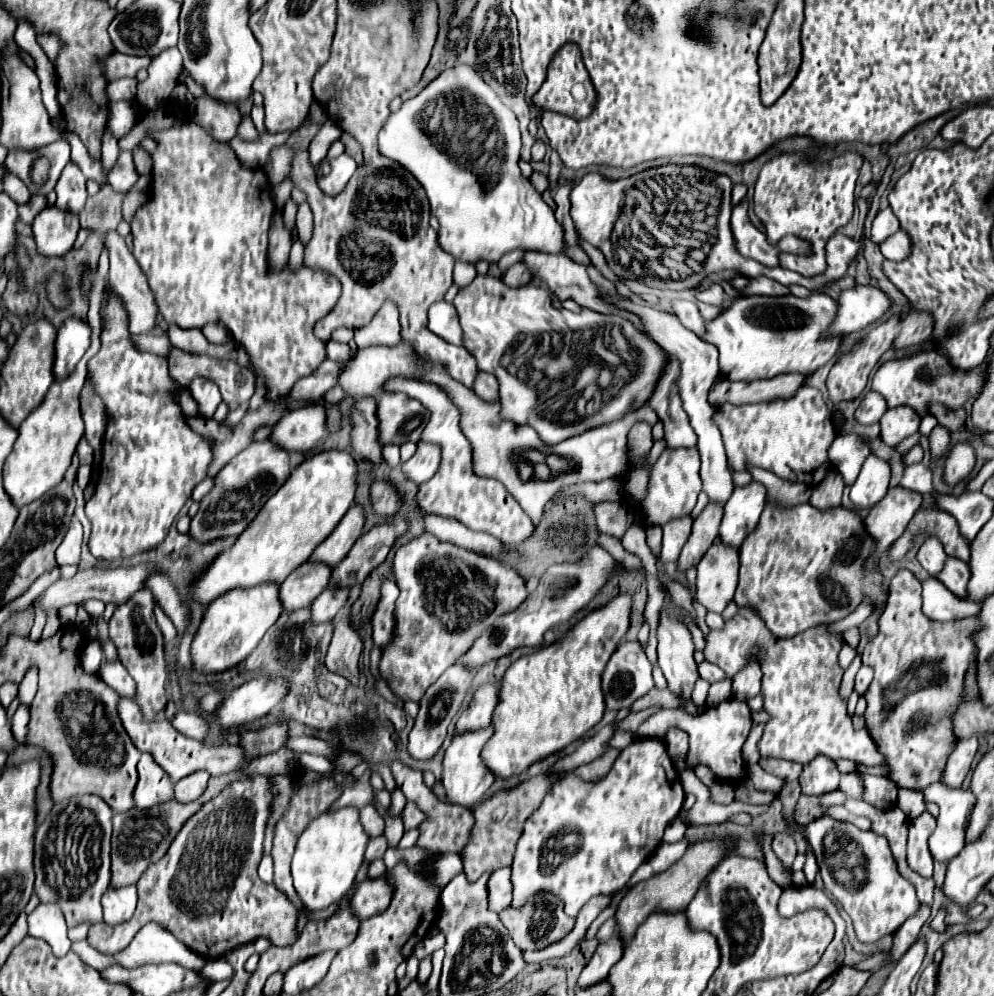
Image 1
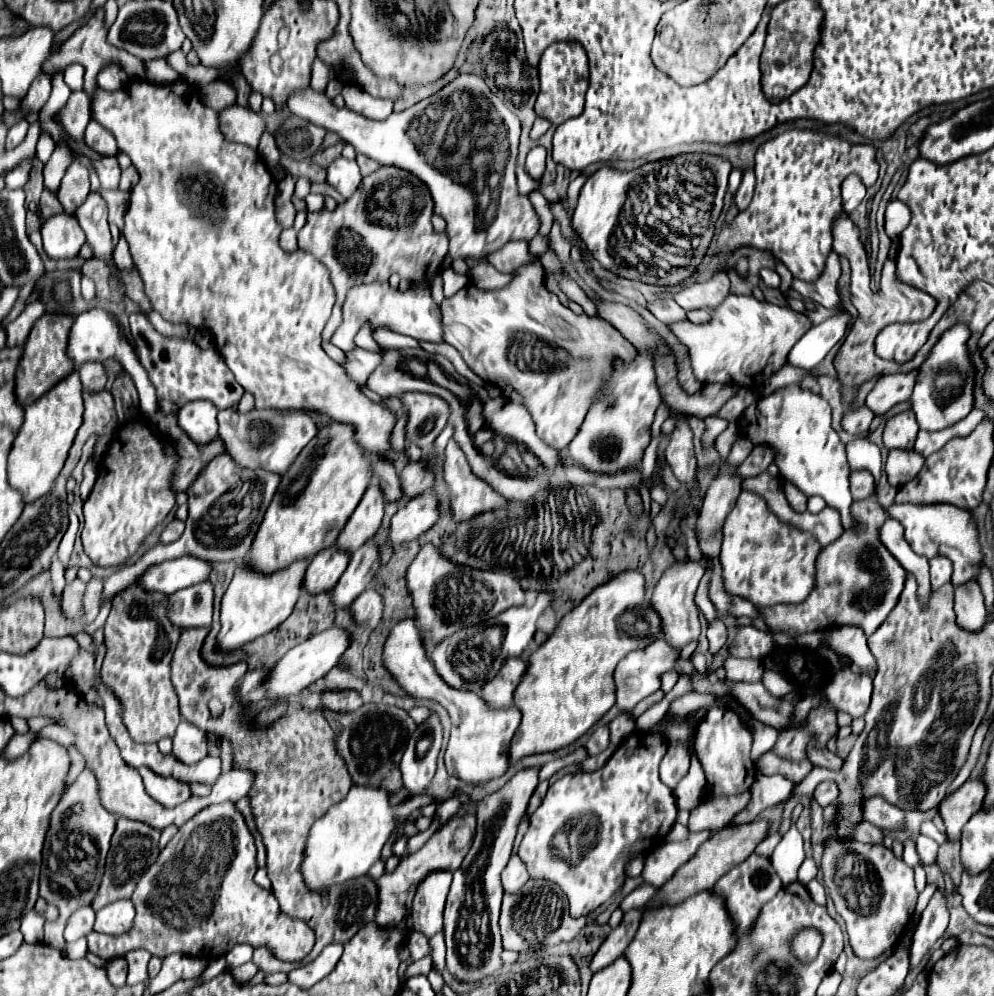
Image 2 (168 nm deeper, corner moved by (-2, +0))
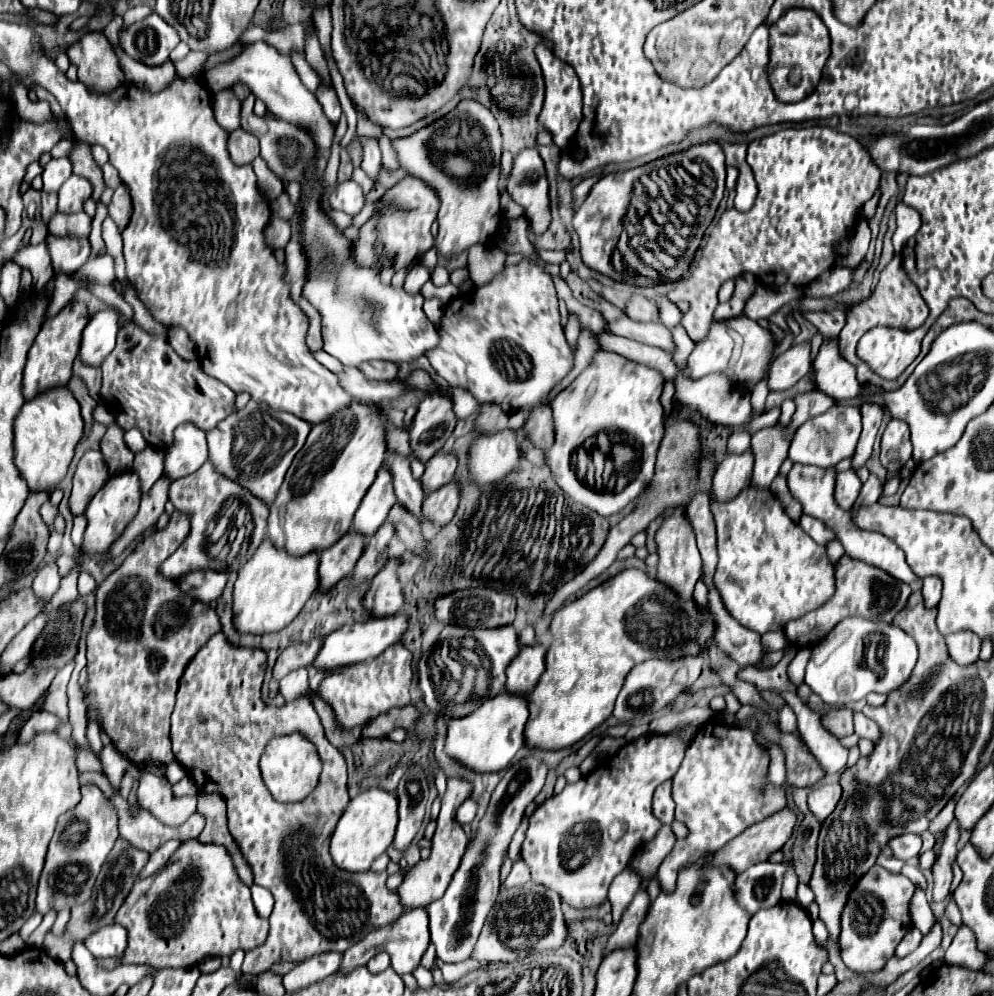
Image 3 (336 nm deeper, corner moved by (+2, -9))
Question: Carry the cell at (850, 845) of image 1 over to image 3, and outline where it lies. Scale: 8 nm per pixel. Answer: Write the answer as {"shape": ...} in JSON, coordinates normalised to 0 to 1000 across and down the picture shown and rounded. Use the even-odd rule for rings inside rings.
{"shape":[[[880,868],[868,879],[854,899],[854,905],[846,921],[846,961],[850,969],[860,977],[886,975],[892,963],[898,961],[900,951],[914,935],[914,905],[921,897],[919,887],[910,879],[894,877]]]}

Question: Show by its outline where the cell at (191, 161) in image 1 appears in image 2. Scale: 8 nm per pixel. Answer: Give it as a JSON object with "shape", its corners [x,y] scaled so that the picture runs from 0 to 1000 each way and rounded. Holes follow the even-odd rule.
{"shape":[[[138,80],[138,82],[124,86],[122,90],[116,90],[116,92],[98,90],[94,104],[92,104],[92,116],[100,124],[104,124],[108,131],[114,133],[120,151],[132,159],[134,167],[142,175],[138,187],[132,189],[132,203],[130,203],[130,211],[126,215],[124,235],[130,243],[134,263],[136,263],[136,267],[146,283],[146,295],[152,301],[154,311],[160,313],[172,325],[190,325],[196,329],[210,329],[214,335],[216,347],[222,353],[230,371],[236,376],[236,382],[242,384],[242,388],[257,398],[259,412],[305,412],[305,410],[319,412],[321,416],[327,416],[329,420],[335,420],[335,422],[345,424],[345,426],[353,426],[357,430],[357,440],[361,442],[361,446],[367,452],[371,452],[373,456],[393,460],[397,464],[401,460],[401,454],[397,454],[391,448],[391,436],[397,428],[395,414],[391,414],[383,406],[369,402],[363,396],[359,384],[349,380],[345,369],[339,363],[335,363],[327,355],[327,351],[323,349],[323,331],[327,329],[327,323],[331,321],[331,315],[333,315],[335,305],[337,305],[337,291],[335,291],[335,285],[331,285],[331,271],[327,271],[327,267],[323,267],[323,263],[319,263],[319,259],[315,259],[313,255],[307,255],[307,253],[293,253],[293,255],[289,253],[287,255],[281,249],[283,229],[277,221],[277,205],[275,205],[279,191],[277,191],[277,195],[273,195],[275,177],[269,173],[269,167],[267,167],[263,155],[251,147],[228,143],[220,133],[218,112],[208,108],[206,104],[202,104],[198,92],[182,80],[168,84],[168,86],[158,86],[154,82],[148,82],[148,80]]]}

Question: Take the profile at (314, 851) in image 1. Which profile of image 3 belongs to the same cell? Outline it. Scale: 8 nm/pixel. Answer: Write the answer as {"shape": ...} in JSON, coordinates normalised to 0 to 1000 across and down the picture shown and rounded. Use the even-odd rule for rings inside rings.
{"shape":[[[373,790],[351,804],[333,840],[333,860],[347,874],[371,874],[373,866],[389,854],[399,830],[399,798],[381,790]]]}

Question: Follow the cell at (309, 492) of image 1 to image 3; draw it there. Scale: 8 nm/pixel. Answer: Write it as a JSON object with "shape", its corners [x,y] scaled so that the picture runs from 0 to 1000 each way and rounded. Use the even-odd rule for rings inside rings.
{"shape":[[[355,403],[327,425],[311,433],[307,449],[297,457],[271,515],[271,541],[291,557],[325,553],[353,531],[355,517],[379,479],[389,455],[387,417],[377,405]]]}

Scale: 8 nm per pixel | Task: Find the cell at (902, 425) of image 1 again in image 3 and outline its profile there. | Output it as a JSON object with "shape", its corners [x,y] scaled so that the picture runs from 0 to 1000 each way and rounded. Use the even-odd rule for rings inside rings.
{"shape":[[[896,421],[886,439],[886,465],[894,475],[902,475],[916,461],[914,427],[906,421]]]}

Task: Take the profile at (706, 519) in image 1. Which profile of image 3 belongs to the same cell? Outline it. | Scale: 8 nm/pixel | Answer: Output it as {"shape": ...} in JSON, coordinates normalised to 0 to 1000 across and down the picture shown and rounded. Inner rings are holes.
{"shape":[[[752,451],[743,457],[731,457],[727,465],[723,465],[719,481],[717,481],[717,499],[721,503],[733,503],[745,495],[745,491],[756,487],[758,473],[758,455]]]}

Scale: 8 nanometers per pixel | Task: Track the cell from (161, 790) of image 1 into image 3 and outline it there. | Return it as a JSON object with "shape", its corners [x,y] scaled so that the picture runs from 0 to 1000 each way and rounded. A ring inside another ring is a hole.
{"shape":[[[146,774],[140,782],[138,802],[144,812],[150,812],[162,826],[170,830],[184,828],[188,820],[198,812],[196,800],[176,802],[172,798],[172,788],[166,784],[166,780],[150,774]]]}

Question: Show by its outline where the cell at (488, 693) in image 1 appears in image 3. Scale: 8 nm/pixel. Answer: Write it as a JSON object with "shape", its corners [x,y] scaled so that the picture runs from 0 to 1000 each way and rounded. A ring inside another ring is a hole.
{"shape":[[[526,648],[520,660],[510,670],[510,688],[512,696],[530,696],[534,694],[544,676],[548,674],[548,656],[550,650],[546,648]]]}

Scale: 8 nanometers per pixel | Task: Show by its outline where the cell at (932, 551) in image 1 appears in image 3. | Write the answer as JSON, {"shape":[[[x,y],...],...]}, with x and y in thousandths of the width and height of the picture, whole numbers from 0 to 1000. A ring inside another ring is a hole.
{"shape":[[[945,579],[929,581],[929,601],[931,601],[931,609],[935,609],[935,611],[943,609],[943,605],[947,601],[947,581]]]}

